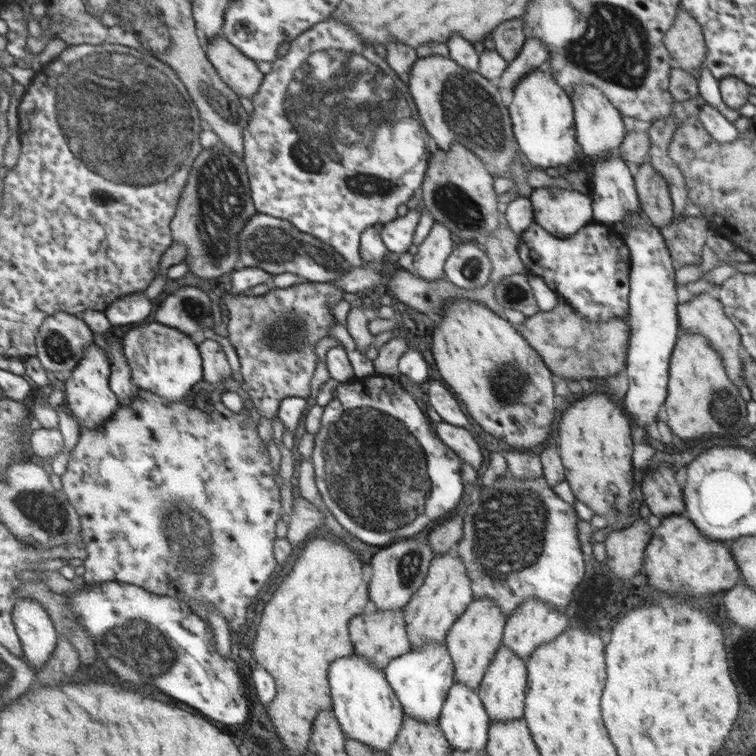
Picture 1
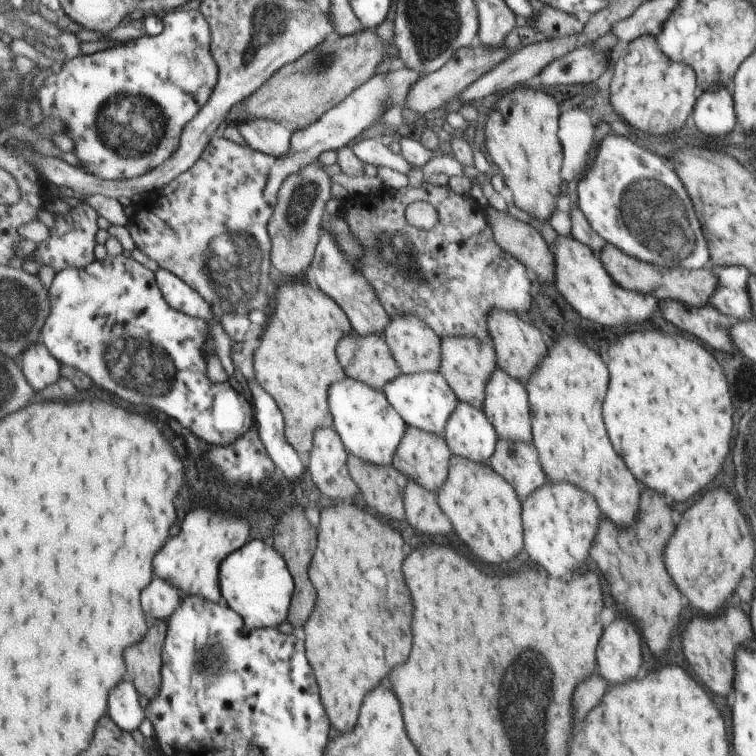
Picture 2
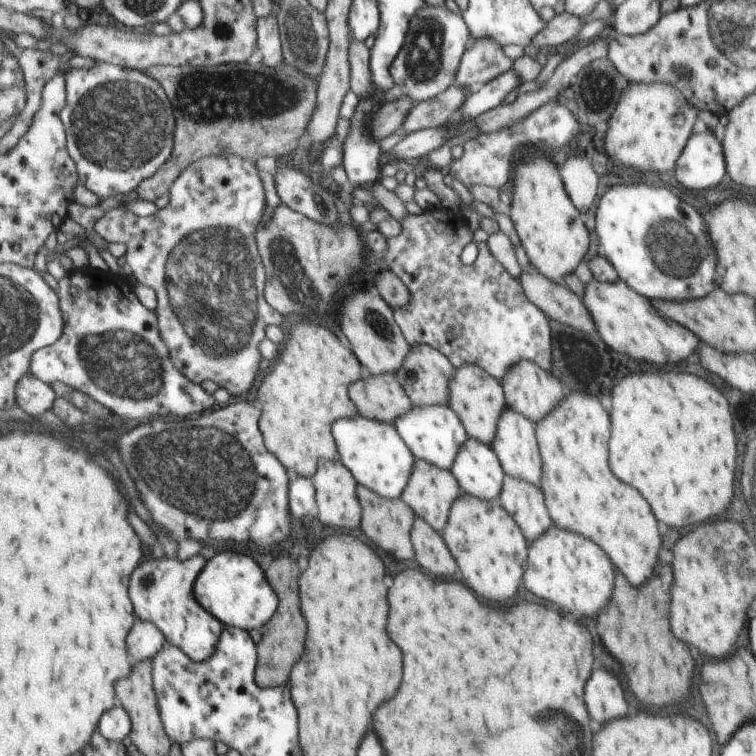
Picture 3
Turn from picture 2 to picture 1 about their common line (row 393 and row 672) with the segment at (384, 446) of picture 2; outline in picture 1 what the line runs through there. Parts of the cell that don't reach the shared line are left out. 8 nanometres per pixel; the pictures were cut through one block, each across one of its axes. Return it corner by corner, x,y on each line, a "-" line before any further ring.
355,653
343,659
333,660
329,666
329,690
332,696
331,712
336,716
345,738
357,740
375,752
388,752
401,728
404,711
393,688
385,678
383,668
369,664

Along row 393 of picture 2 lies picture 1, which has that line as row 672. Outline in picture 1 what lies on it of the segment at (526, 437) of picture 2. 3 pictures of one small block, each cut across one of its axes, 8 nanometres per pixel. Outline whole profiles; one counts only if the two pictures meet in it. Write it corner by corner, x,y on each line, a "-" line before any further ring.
498,646
494,658
485,669
479,686
476,688
477,696
481,700
481,706
489,720
505,722
505,720
517,720
524,714
525,690
525,666
523,660
512,654
507,646

